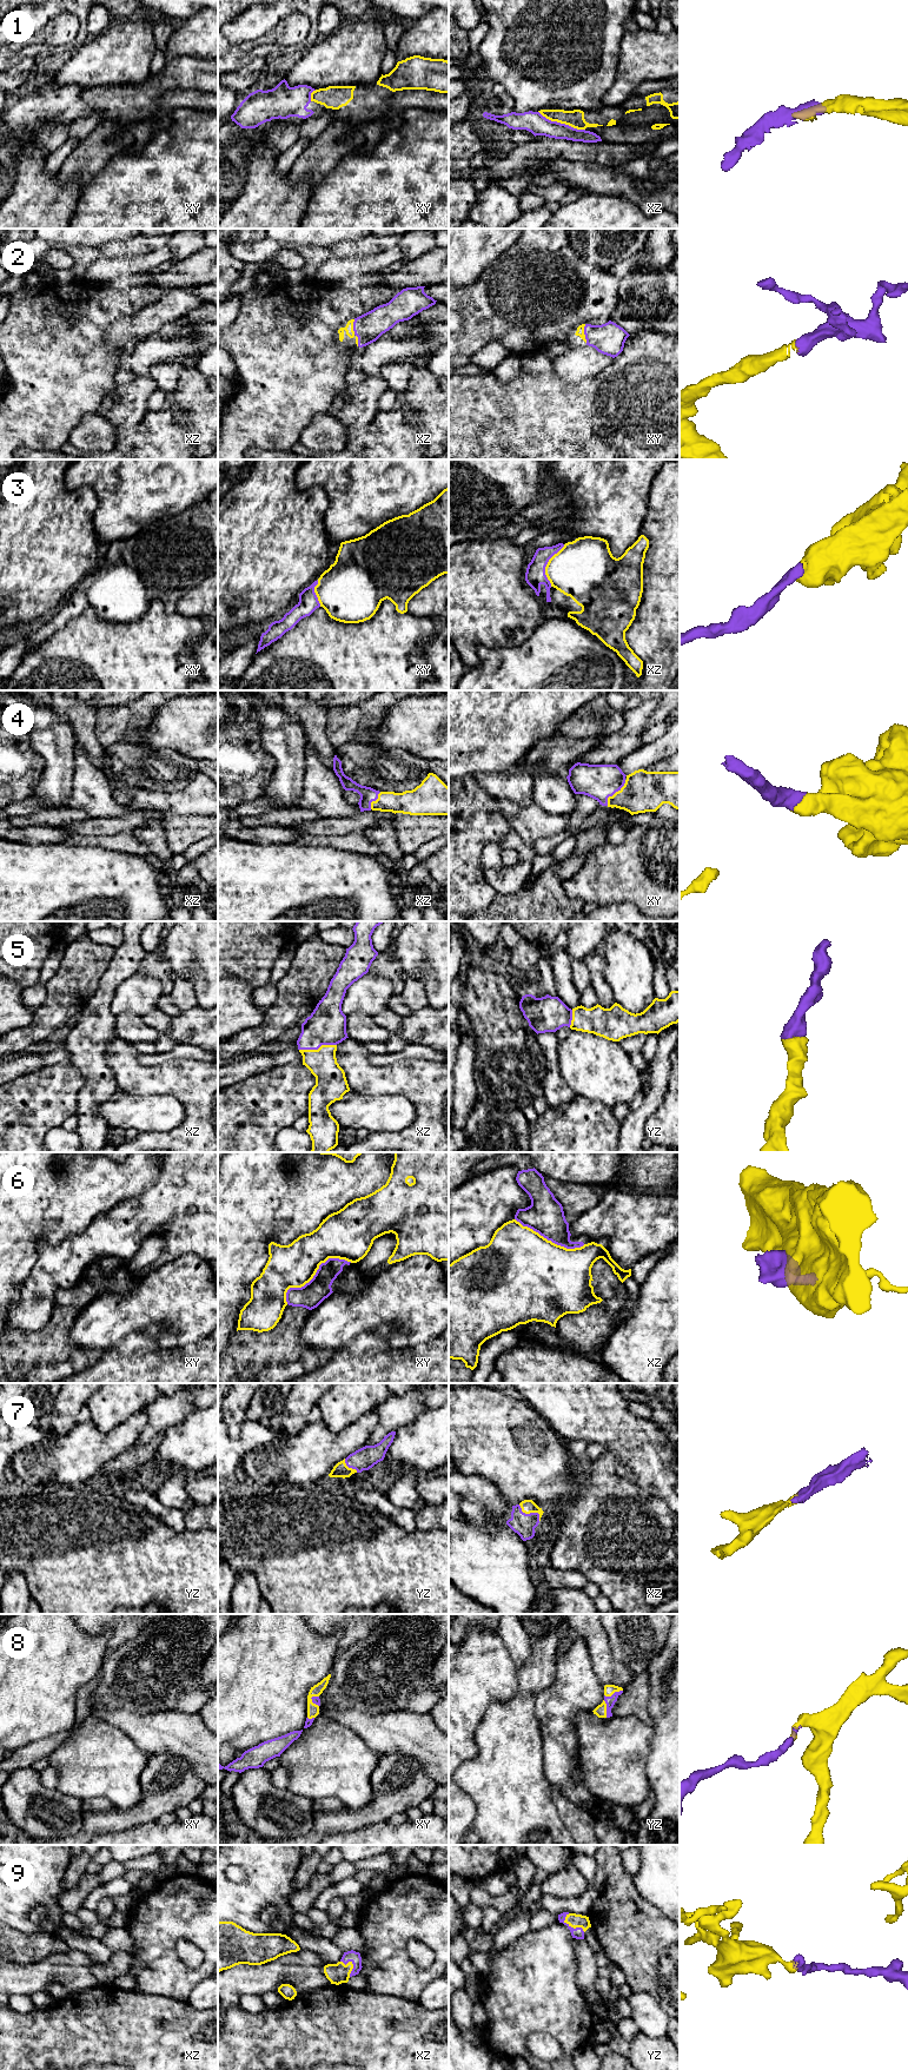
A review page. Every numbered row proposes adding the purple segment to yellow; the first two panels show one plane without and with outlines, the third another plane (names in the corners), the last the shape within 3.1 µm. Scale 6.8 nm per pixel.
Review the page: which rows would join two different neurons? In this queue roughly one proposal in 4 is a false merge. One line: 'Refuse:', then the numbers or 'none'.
Refuse: 1, 6

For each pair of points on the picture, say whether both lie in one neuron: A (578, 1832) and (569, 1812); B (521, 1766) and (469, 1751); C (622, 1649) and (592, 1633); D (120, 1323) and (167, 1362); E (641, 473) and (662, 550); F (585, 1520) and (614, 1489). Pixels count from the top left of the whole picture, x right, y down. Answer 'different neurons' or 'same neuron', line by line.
A: same neuron
B: different neurons
C: different neurons
D: different neurons
E: different neurons
F: same neuron

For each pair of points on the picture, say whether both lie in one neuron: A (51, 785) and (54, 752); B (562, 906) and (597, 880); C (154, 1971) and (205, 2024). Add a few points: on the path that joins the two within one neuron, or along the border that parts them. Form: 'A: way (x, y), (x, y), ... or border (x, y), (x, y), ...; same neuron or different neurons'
A: way (54, 776), (54, 760); same neuron
B: border (575, 872), (563, 883), (563, 891), (583, 903); different neurons
C: border (157, 1995), (186, 2002); different neurons

